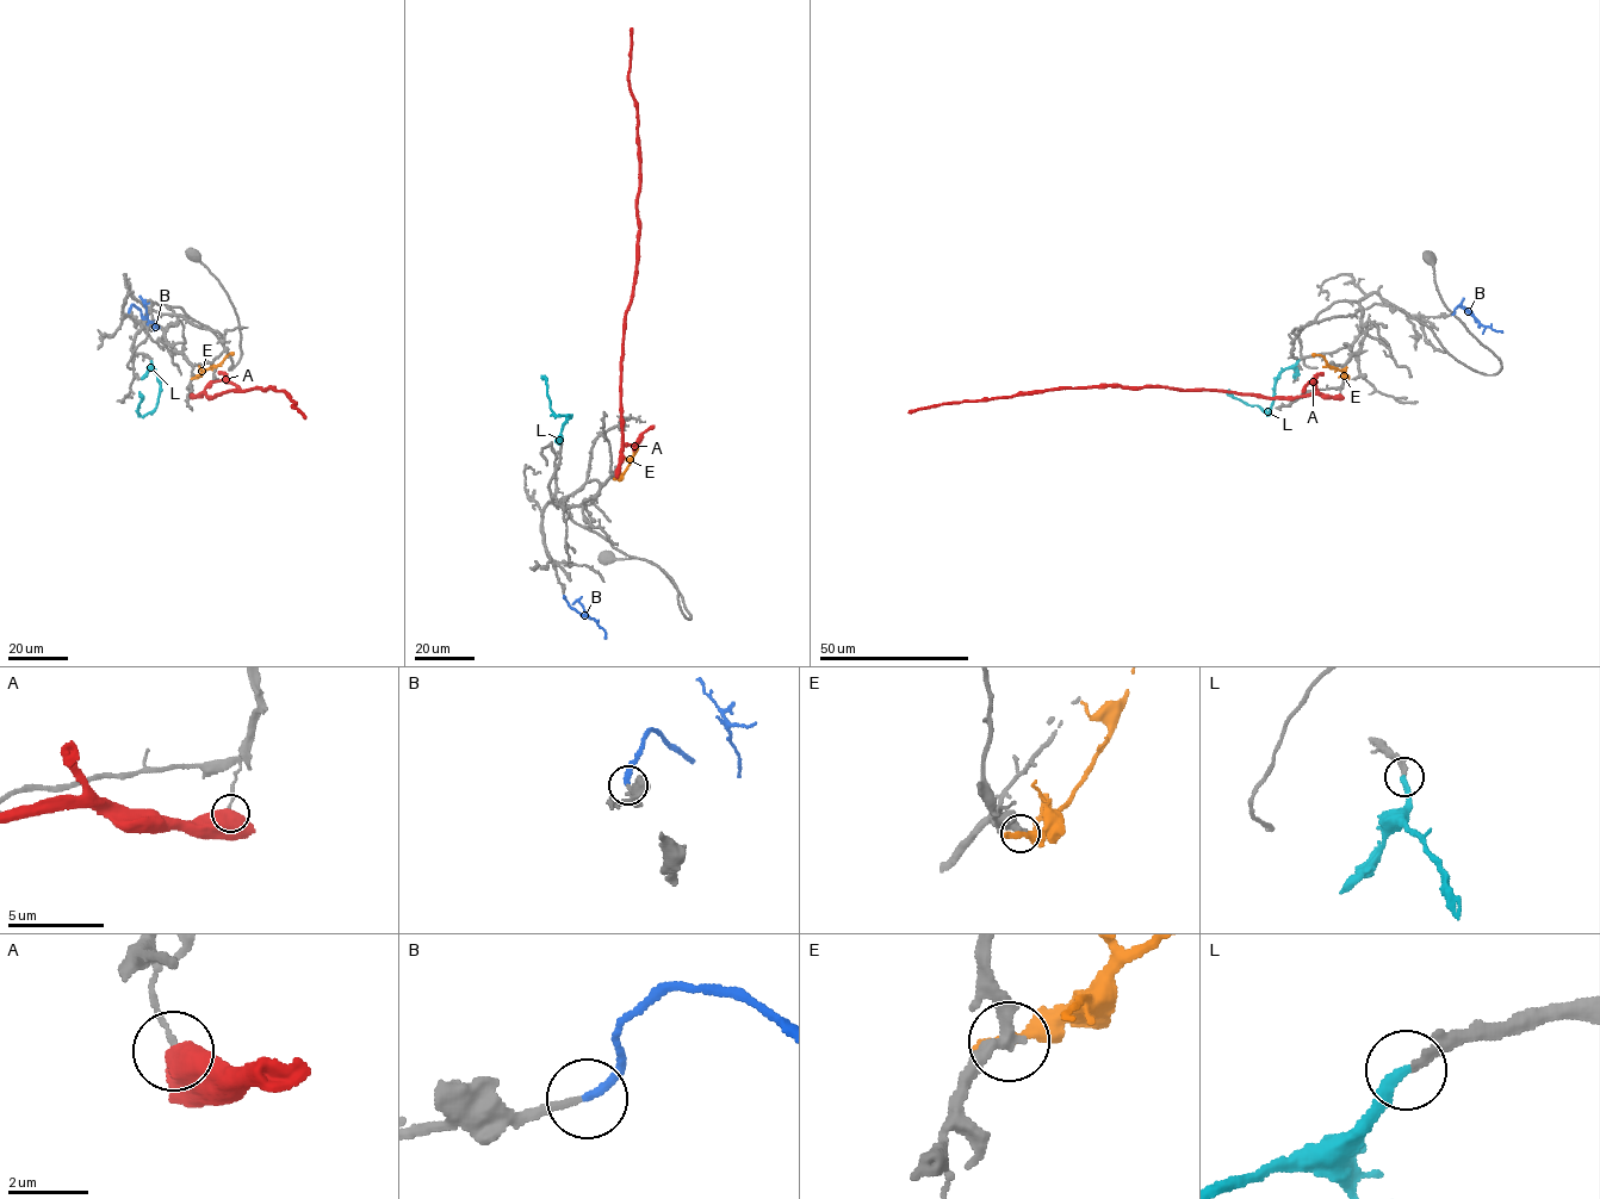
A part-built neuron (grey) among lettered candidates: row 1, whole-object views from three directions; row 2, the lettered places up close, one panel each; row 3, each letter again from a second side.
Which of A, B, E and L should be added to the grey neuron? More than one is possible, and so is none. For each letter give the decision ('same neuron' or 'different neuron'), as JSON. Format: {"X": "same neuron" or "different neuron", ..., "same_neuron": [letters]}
{"A": "different neuron", "B": "same neuron", "E": "different neuron", "L": "same neuron", "same_neuron": ["B", "L"]}

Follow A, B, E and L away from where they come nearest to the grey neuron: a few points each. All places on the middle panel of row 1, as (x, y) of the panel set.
A: (615, 473), (622, 442), (624, 323), (634, 280), (639, 225), (637, 106), (628, 80), (631, 28)
B: (563, 595), (580, 613), (594, 620), (605, 632), (605, 638)
E: (615, 478), (630, 464), (640, 436)
L: (562, 442), (562, 426), (571, 417), (557, 416), (550, 408), (545, 378), (541, 377)

